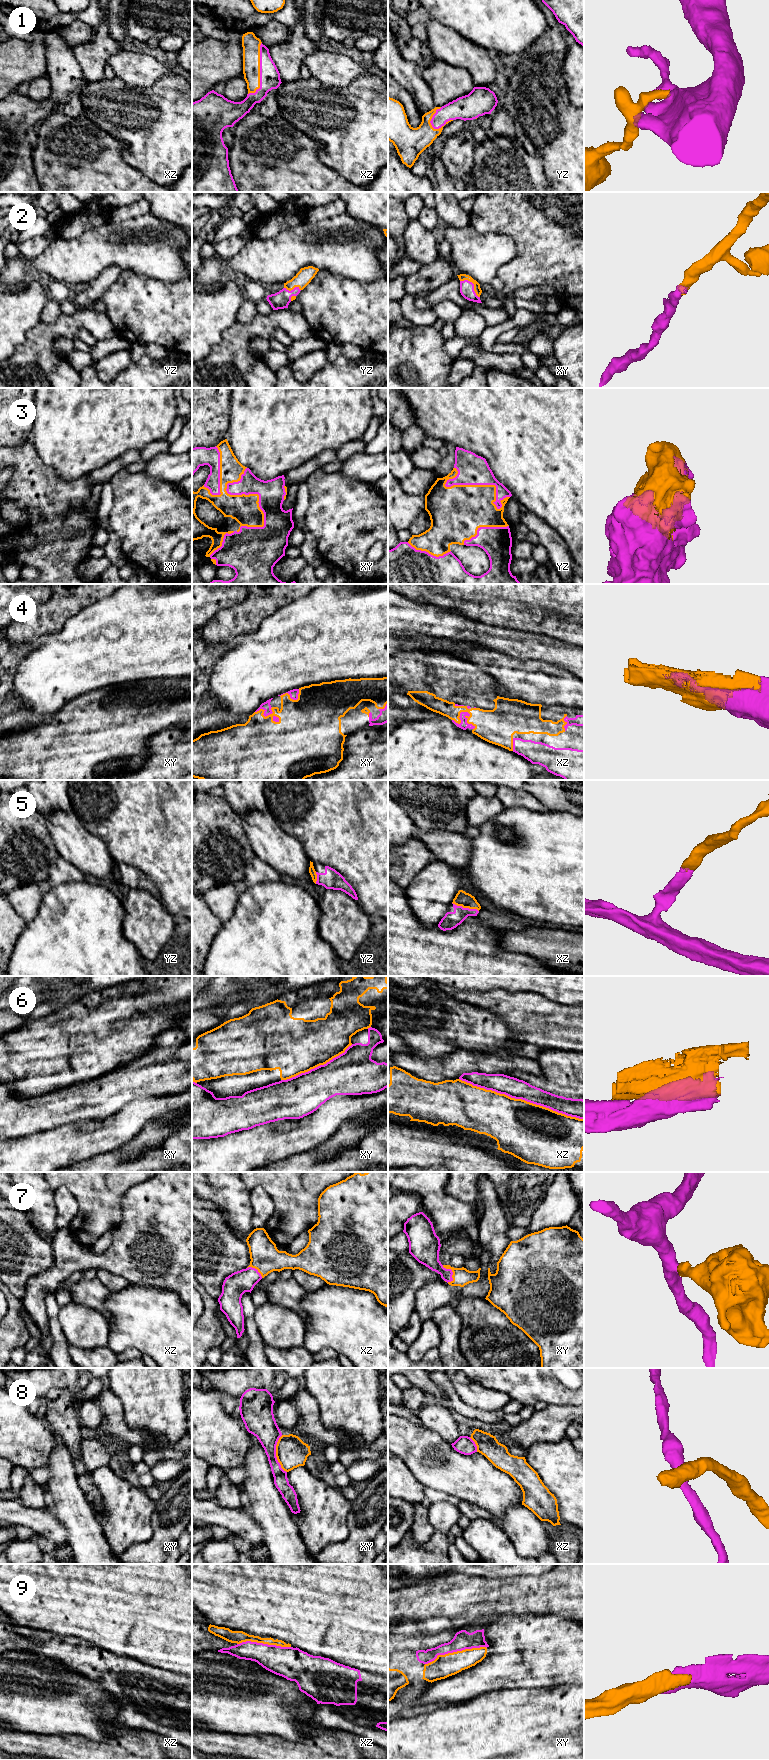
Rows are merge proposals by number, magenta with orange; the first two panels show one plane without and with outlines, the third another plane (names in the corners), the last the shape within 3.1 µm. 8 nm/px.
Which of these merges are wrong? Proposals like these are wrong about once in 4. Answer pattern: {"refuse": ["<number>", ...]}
{"refuse": ["6", "8"]}

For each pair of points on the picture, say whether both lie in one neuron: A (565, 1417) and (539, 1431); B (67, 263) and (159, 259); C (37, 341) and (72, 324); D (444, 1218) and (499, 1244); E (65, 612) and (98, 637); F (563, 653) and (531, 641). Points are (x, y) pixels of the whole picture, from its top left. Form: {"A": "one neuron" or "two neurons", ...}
{"A": "one neuron", "B": "one neuron", "C": "one neuron", "D": "two neurons", "E": "two neurons", "F": "one neuron"}

